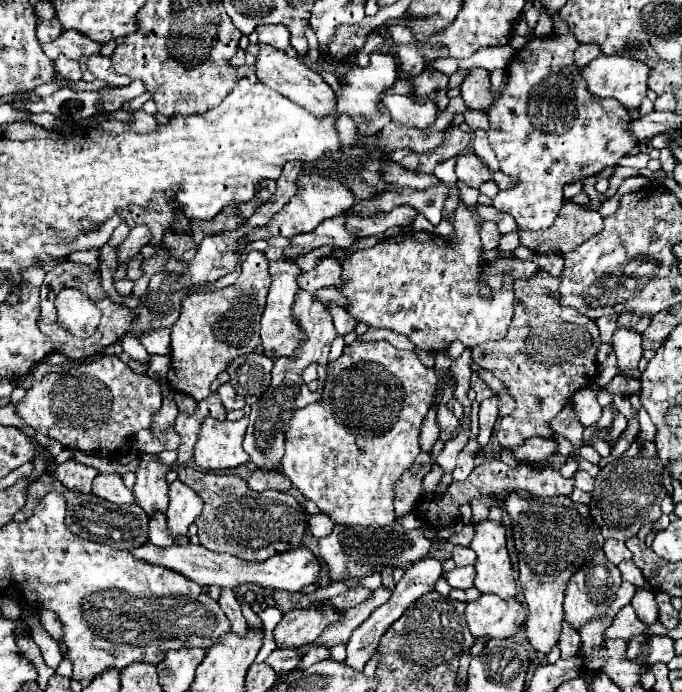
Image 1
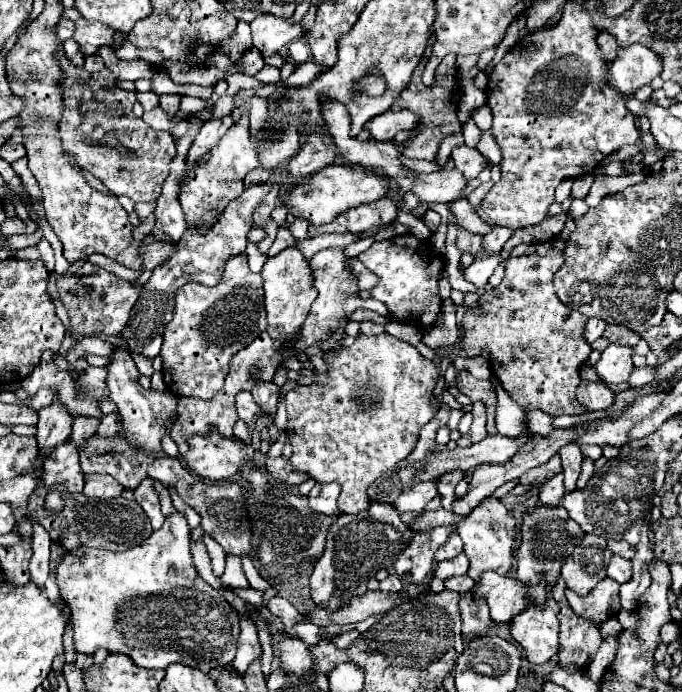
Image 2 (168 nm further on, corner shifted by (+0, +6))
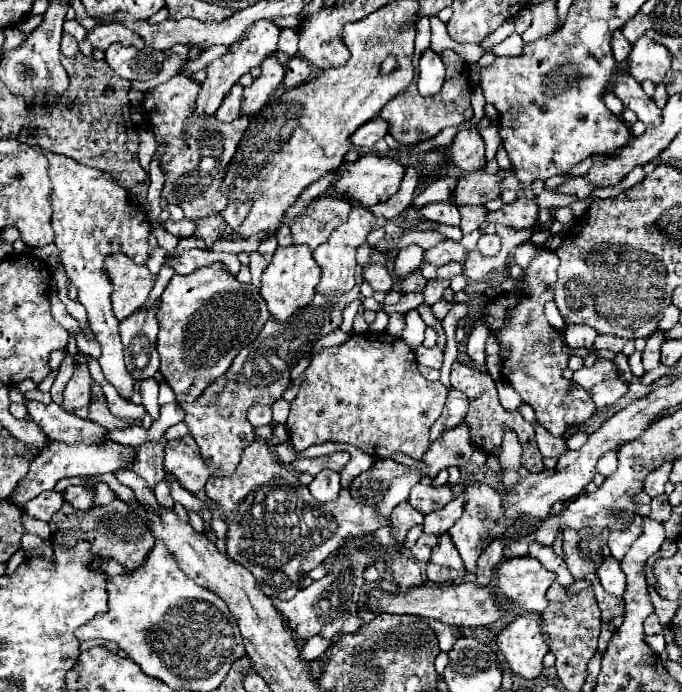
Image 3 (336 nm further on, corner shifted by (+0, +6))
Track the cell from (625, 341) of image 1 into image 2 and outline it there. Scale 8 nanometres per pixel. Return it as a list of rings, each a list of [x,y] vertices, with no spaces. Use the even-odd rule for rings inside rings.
[[[609,344],[603,352],[597,364],[593,364],[597,376],[607,382],[607,384],[619,384],[629,380],[633,372],[633,362],[631,362],[633,348],[629,346],[619,346],[619,344]]]

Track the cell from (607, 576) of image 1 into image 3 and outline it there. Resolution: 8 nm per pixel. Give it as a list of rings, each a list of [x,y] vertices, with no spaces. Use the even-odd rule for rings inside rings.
[[[583,528],[563,532],[563,556],[575,580],[585,580],[587,574],[597,574],[597,566],[609,556],[605,528]]]

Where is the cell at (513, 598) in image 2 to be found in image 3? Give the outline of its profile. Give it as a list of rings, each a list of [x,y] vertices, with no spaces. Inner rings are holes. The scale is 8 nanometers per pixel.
[[[531,556],[511,558],[497,568],[495,592],[525,612],[541,612],[547,606],[545,592],[553,582],[555,574],[545,570],[539,560]]]

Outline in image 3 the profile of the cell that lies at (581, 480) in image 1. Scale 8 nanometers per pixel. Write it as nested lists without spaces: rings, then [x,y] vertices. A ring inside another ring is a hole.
[[[537,426],[535,432],[537,432],[537,436],[535,436],[537,446],[545,458],[561,458],[561,454],[567,452],[567,444],[563,438],[555,438],[543,426]]]

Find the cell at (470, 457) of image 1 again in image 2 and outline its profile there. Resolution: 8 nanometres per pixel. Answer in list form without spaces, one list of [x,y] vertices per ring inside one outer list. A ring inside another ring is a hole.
[[[449,472],[449,474],[443,474],[441,478],[439,478],[439,482],[437,482],[437,492],[439,492],[439,496],[441,496],[441,506],[445,508],[445,510],[449,510],[449,506],[453,504],[453,498],[455,498],[455,486],[457,486],[457,482],[463,478],[463,474],[461,472]]]

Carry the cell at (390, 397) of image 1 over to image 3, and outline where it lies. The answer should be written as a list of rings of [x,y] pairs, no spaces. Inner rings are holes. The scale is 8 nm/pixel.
[[[387,332],[353,334],[337,348],[321,348],[305,370],[305,382],[291,402],[289,420],[285,424],[289,440],[295,450],[305,450],[321,442],[347,442],[377,458],[391,458],[401,452],[415,460],[429,448],[429,428],[441,416],[447,398],[447,388],[435,380],[429,382],[417,368],[415,352],[401,340]]]

